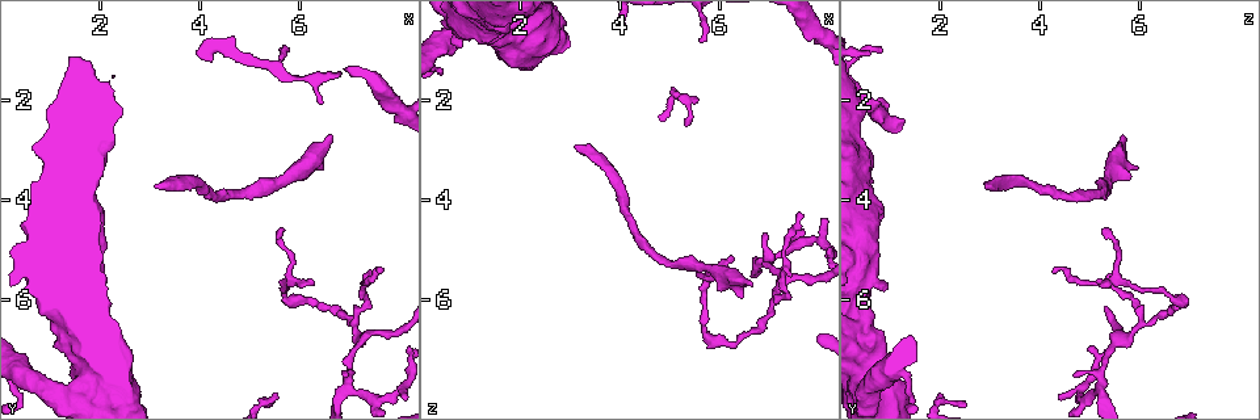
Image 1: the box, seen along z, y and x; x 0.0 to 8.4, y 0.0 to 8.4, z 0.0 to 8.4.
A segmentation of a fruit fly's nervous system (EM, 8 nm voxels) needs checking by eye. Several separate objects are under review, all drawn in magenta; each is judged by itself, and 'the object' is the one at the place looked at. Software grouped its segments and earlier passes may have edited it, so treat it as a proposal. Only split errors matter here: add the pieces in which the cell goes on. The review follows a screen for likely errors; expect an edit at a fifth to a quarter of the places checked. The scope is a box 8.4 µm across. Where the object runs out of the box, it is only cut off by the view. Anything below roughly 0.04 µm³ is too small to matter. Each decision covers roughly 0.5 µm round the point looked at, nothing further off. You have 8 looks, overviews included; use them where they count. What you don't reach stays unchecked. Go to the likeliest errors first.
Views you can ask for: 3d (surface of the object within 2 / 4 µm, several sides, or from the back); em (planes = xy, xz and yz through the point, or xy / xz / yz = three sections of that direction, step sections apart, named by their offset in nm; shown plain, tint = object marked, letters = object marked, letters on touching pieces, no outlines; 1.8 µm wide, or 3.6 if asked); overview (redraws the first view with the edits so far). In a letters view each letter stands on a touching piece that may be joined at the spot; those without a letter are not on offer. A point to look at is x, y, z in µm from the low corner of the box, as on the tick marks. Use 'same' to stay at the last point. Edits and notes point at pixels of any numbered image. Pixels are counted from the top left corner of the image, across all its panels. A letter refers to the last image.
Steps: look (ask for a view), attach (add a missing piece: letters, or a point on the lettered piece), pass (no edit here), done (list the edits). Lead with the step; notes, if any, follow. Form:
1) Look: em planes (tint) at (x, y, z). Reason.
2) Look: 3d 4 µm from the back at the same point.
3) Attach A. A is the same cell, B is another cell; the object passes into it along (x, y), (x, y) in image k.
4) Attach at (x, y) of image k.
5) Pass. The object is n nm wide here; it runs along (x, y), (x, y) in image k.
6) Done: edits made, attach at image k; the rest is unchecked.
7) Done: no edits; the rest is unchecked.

Look: 3d 4 µm from the back at (3.15, 3.70, 2.95). Thin end.

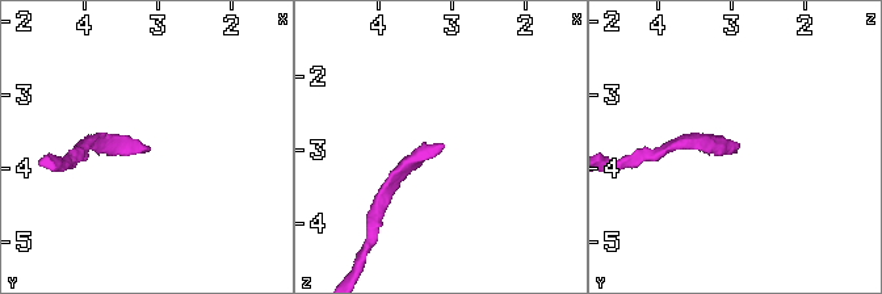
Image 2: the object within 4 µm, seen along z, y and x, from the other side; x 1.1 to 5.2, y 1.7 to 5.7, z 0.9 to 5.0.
Look: em xy step 4 (letters) at (3.15, 3.75, 2.90). Need the tissue.

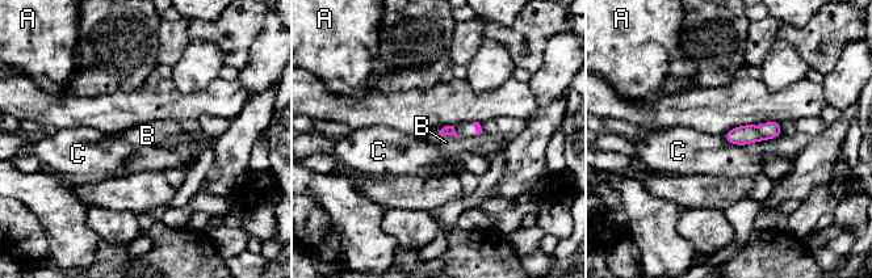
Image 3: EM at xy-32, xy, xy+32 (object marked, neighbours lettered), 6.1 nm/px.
Look: em planes (letters) at the same point.

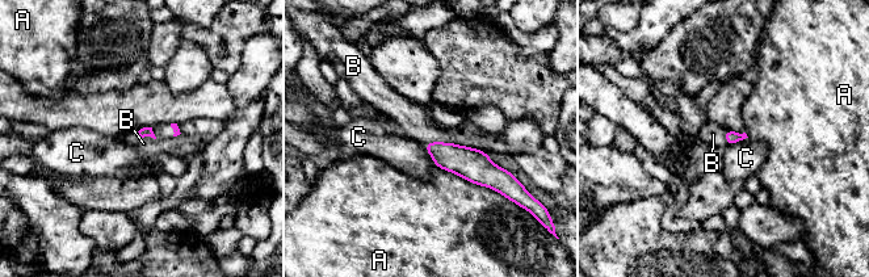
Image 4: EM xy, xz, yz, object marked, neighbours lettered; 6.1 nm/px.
Attach B. The longest contact is with A, 460 nm; B is the same cell, A and C are other cells; the cell continues.

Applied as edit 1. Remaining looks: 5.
Look: em xy step 8 (letters) at (6.60, 2.75, 5.65). Free end.

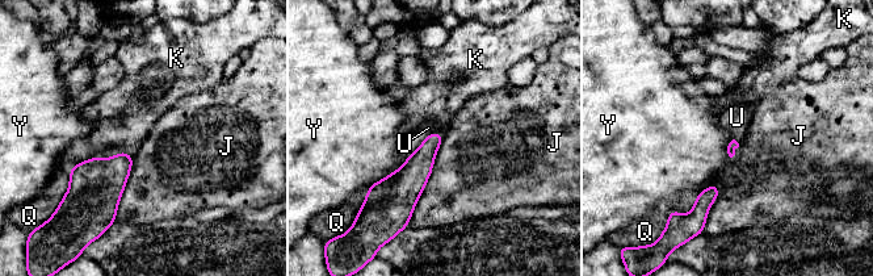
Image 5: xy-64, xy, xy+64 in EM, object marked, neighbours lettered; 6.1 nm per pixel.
Look: em planes (letters) at the same point.

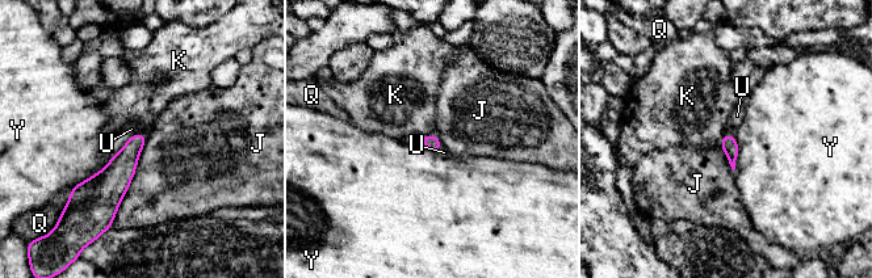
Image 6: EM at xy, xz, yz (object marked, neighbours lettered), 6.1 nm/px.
Attach U. U is the same cell, J, K, Q and Y are other cells; the object passes into it along (120, 169), (138, 134), (131, 129) in image 6; it goes on there.

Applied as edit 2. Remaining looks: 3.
Done: edits made, attach at image 4, attach at image 6; the rest is unchecked.

